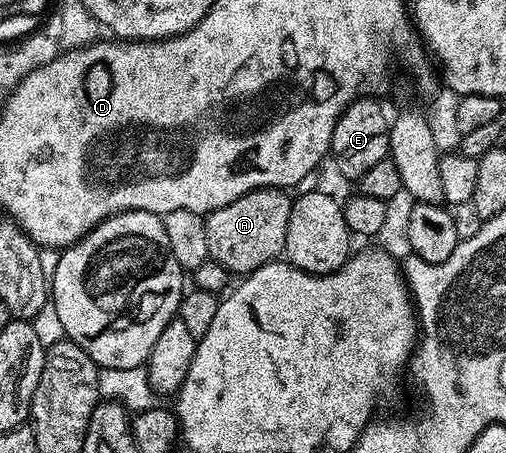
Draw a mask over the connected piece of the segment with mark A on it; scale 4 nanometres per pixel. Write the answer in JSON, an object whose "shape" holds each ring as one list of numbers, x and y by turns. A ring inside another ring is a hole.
{"shape":[[259,188,253,192,242,194,242,198,230,202,218,210,207,213,204,216,204,221,206,222,206,242,210,246,209,257,217,260,223,268,228,269,232,274,236,274,236,272,247,274,273,263,284,250,286,222,290,222,292,201,293,197,283,188]]}

